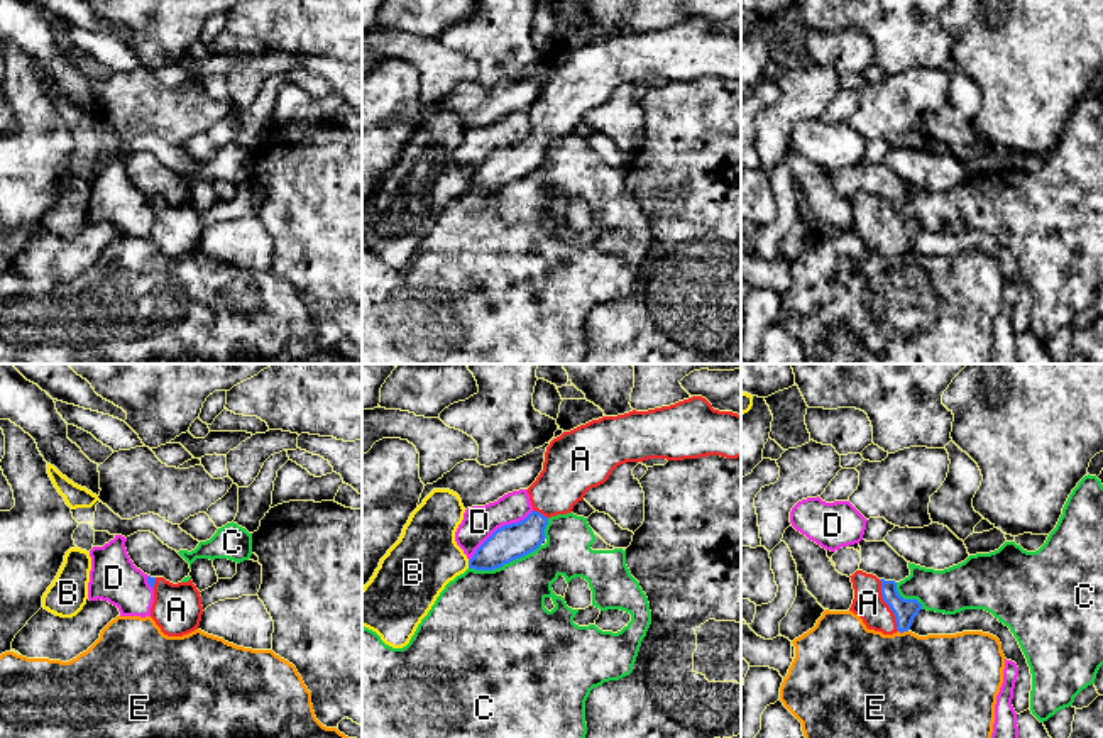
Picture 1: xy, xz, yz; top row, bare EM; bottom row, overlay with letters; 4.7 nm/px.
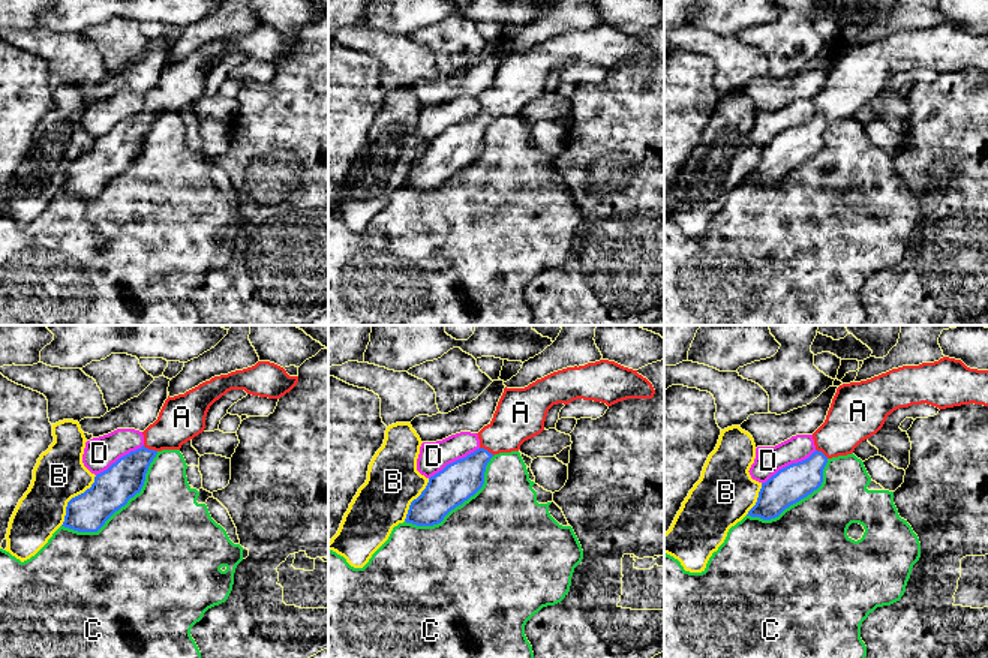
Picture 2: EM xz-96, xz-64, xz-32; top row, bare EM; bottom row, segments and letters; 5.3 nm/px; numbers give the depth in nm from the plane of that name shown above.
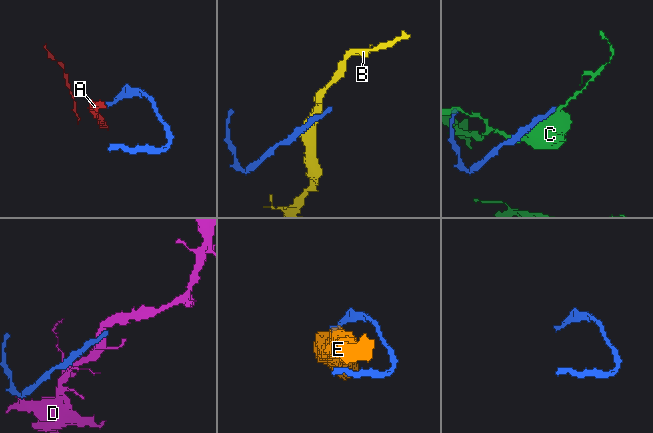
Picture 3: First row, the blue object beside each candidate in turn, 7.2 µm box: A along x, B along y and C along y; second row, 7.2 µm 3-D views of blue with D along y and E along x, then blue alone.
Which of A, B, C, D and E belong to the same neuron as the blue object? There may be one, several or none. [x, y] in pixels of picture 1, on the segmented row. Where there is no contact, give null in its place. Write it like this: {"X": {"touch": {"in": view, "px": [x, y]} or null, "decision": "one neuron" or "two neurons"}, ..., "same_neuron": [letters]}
{"A": {"touch": {"in": "yz", "px": [887, 603]}, "decision": "one neuron"}, "B": {"touch": {"in": "xz", "px": [469, 564]}, "decision": "two neurons"}, "C": {"touch": {"in": "xz", "px": [504, 562]}, "decision": "two neurons"}, "D": {"touch": {"in": "xz", "px": [498, 528]}, "decision": "two neurons"}, "E": {"touch": {"in": "yz", "px": [904, 630]}, "decision": "two neurons"}, "same_neuron": ["A"]}

